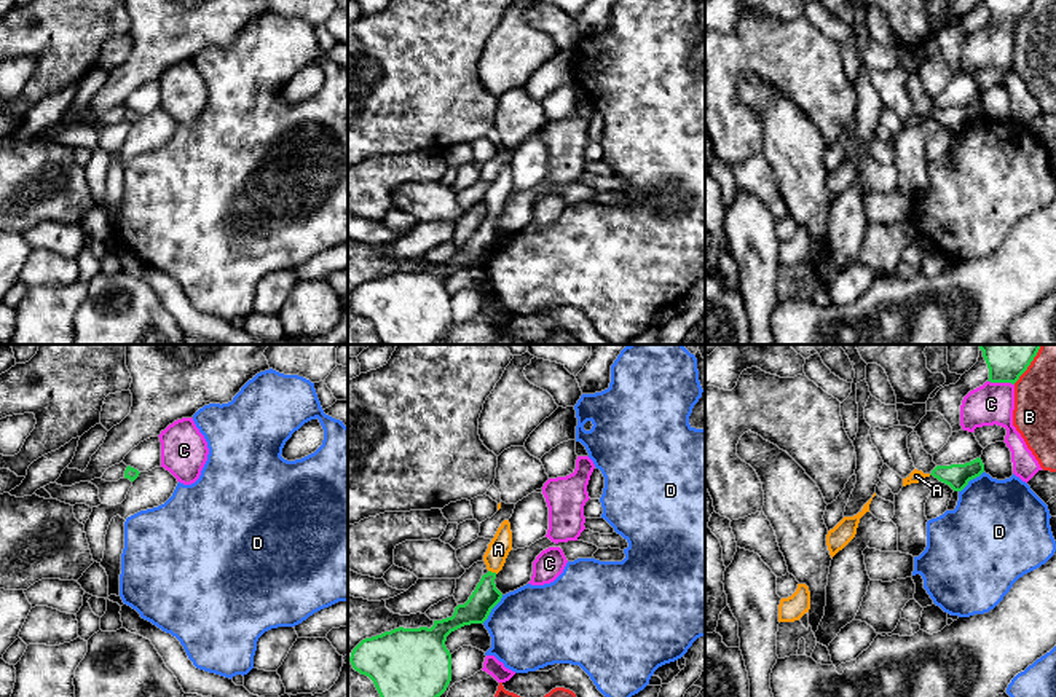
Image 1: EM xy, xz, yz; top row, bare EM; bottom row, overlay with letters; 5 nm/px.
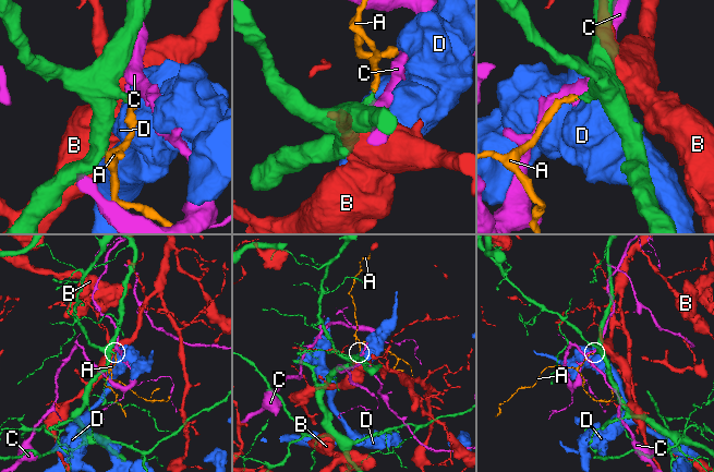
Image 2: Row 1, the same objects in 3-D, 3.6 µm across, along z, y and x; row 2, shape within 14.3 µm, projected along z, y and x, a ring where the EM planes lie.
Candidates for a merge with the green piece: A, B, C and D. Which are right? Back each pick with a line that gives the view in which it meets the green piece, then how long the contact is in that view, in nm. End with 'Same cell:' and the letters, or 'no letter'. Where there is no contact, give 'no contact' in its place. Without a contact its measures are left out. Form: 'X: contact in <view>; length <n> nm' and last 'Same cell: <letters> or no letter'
A: contact in xz; length 50 nm
Same cell: A

